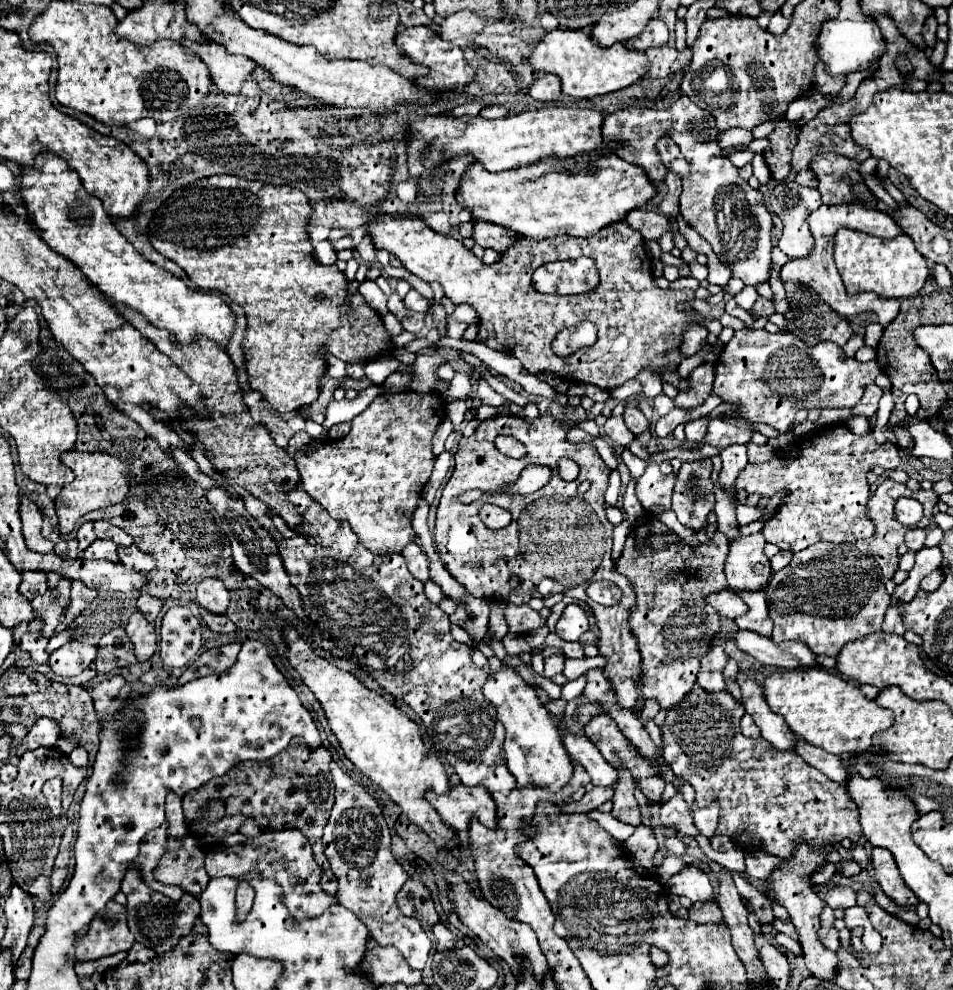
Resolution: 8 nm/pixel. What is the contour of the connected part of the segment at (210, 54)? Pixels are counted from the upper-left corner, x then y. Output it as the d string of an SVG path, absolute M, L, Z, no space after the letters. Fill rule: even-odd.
M181 39L181 45L187 45L191 51L195 51L201 61L209 67L211 81L223 91L223 93L239 93L245 79L251 77L251 71L255 69L255 63L245 55L229 55L225 47L213 43L213 41L189 41Z

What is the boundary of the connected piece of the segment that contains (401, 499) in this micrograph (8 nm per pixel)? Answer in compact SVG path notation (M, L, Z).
M381 393L361 415L351 421L351 431L335 441L323 443L311 455L305 455L305 449L295 453L297 471L301 475L303 489L317 501L321 507L339 521L347 521L351 531L361 539L361 543L373 553L401 553L407 543L415 539L411 527L411 517L421 499L421 489L429 481L433 471L433 451L431 437L437 425L445 417L445 399L439 395L417 395L409 393Z

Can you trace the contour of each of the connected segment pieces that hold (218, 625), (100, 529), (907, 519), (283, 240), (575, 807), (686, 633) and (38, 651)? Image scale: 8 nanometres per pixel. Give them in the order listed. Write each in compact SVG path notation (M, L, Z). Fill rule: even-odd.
M201 609L201 619L203 619L203 623L205 623L211 631L215 631L215 633L233 633L233 631L237 629L237 627L229 621L227 615L213 615L213 613Z
M95 521L93 529L95 529L95 533L97 533L99 539L111 539L111 533L113 533L113 541L119 541L119 533L121 533L121 529L111 527L107 521Z
M903 499L903 503L895 503L895 517L903 525L917 525L921 521L923 507L915 503L915 499Z
M211 175L211 177L205 177L205 179L199 179L195 183L189 183L181 189L177 189L173 195L169 195L169 199L157 209L155 217L149 221L149 241L151 245L167 259L175 261L181 269L185 269L187 277L203 291L219 291L227 297L231 297L233 303L241 305L243 311L245 311L245 317L247 317L247 331L245 331L245 337L243 337L243 353L245 353L245 371L247 371L247 381L251 385L253 391L261 393L261 397L271 405L271 409L279 411L279 413L289 413L289 411L297 411L301 407L309 407L317 395L319 395L319 379L323 377L327 365L325 365L325 359L321 355L321 347L325 345L329 349L331 355L339 357L339 359L345 359L349 363L355 363L355 361L371 361L375 357L379 357L381 353L385 353L389 347L391 347L391 337L387 335L385 327L383 327L383 321L379 317L379 313L357 293L353 295L353 303L349 301L351 309L349 311L343 311L341 305L345 303L345 297L347 297L347 281L343 277L343 273L337 269L337 265L321 265L319 261L313 259L313 245L309 241L309 235L305 231L307 223L309 223L309 199L299 191L299 189L293 189L293 187L277 187L277 185L265 185L261 181L247 181L247 179L241 179L241 177L233 177L233 175ZM317 293L323 293L325 299L323 301L317 301L315 295Z
M593 787L587 795L583 795L581 801L561 805L561 811L565 811L565 813L589 813L593 809L599 809L605 801L611 801L611 799L613 799L613 791L609 791L607 787Z
M637 439L629 445L629 451L647 463L645 475L637 479L635 495L651 519L635 525L627 535L623 555L617 561L617 571L629 579L637 597L629 611L629 627L637 637L637 647L641 653L641 697L655 697L667 711L673 707L673 703L681 703L681 699L695 685L699 661L709 651L711 641L721 627L719 615L705 603L705 595L727 587L723 563L729 549L729 539L717 531L711 541L689 547L663 523L659 523L657 515L671 509L669 499L675 475L661 475L659 465L649 463L649 451L645 451Z
M37 615L35 621L29 623L29 629L27 629L27 633L23 635L23 639L19 643L21 649L31 653L31 659L35 663L47 663L47 659L49 659L49 655L45 653L45 647L49 643L49 639L45 635L41 635L41 629L43 629L43 623L41 623L41 619Z

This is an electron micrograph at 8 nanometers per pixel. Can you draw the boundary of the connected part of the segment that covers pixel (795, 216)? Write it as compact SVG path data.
M785 181L785 183L777 183L771 189L771 197L769 197L769 211L777 213L783 221L783 235L779 241L779 249L791 257L791 259L801 259L801 257L809 257L813 251L813 235L811 229L807 225L807 217L809 213L813 213L815 209L821 207L821 195L817 189L809 189L809 187L801 187L795 181Z

